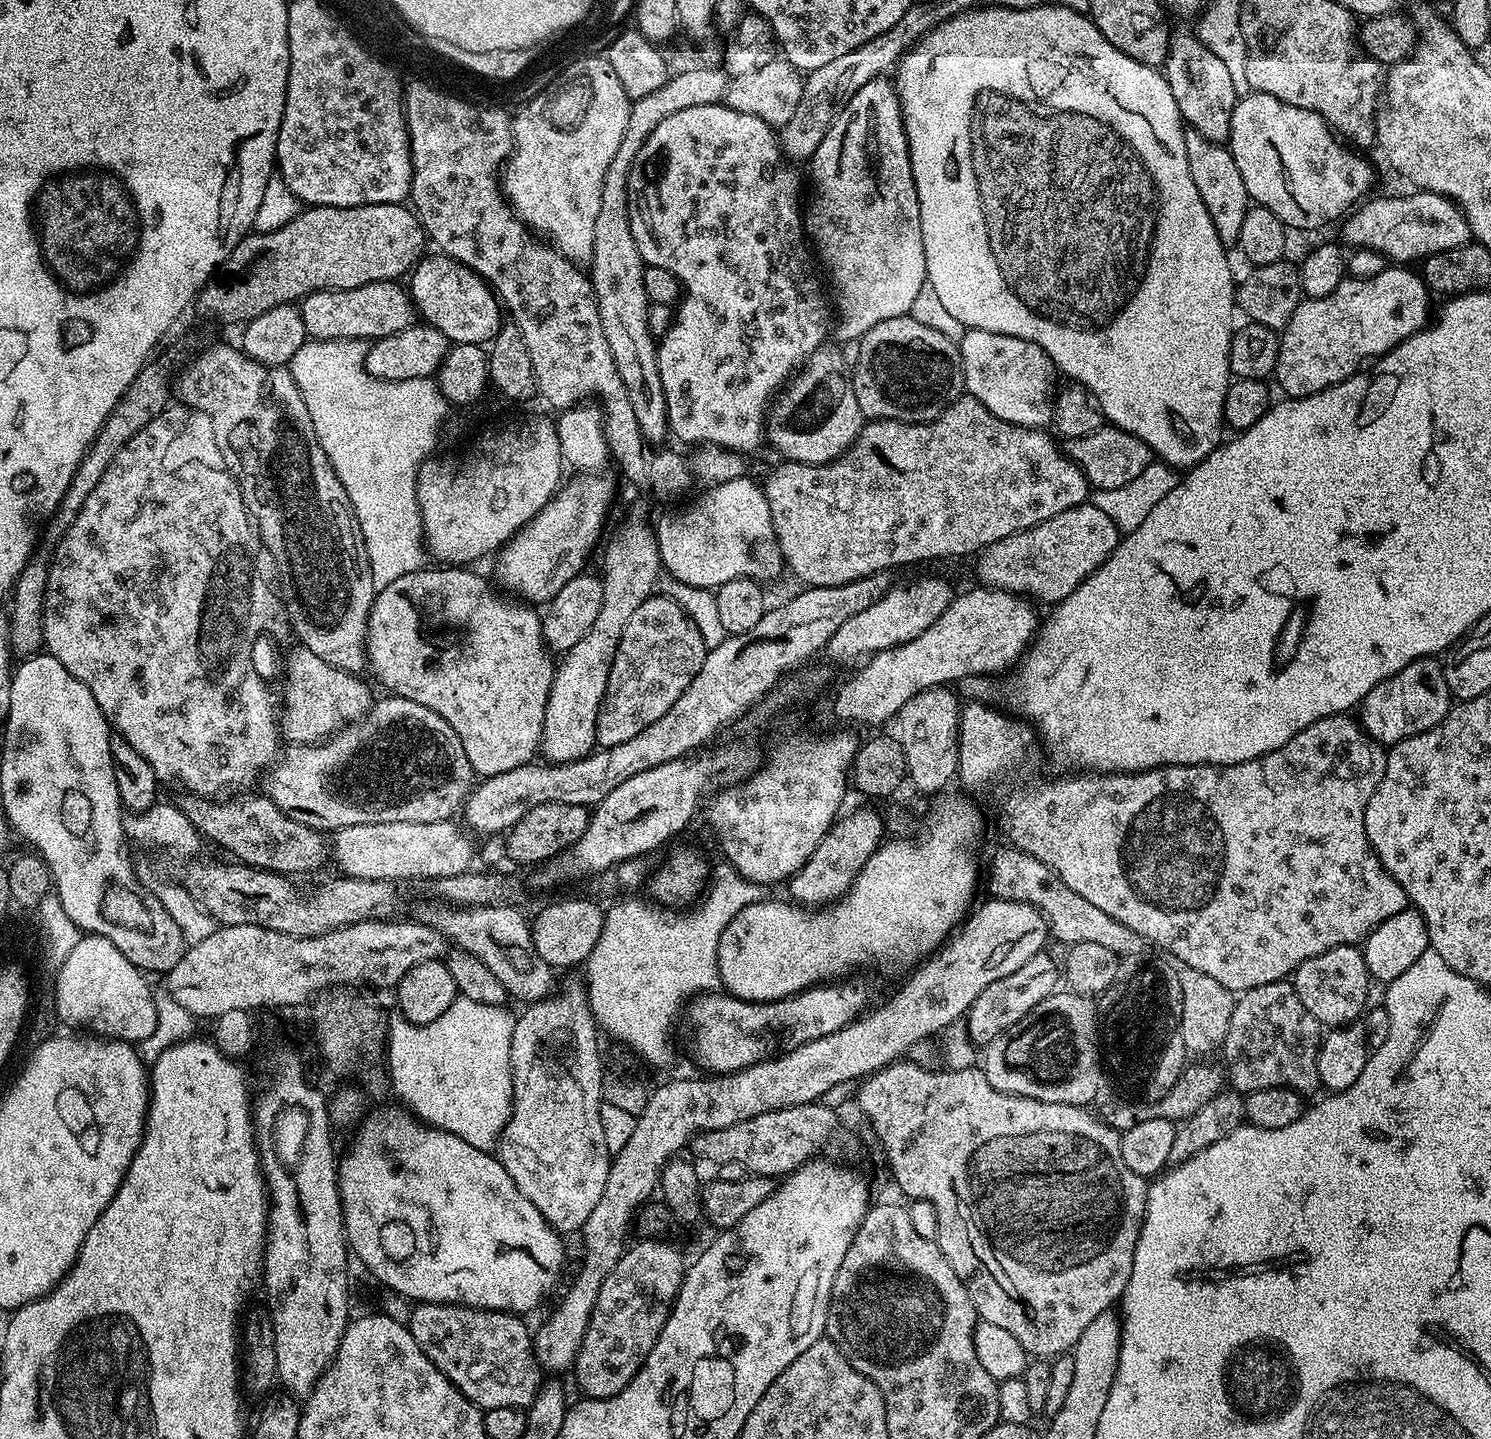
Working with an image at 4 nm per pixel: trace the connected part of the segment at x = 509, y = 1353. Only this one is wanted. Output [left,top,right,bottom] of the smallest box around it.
[407,1304,542,1410]

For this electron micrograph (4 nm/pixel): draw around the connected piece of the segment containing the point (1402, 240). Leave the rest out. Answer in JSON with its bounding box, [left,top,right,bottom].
[1343,190,1472,262]

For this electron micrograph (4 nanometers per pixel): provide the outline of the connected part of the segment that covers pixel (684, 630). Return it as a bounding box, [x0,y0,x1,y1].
[597,594,708,748]

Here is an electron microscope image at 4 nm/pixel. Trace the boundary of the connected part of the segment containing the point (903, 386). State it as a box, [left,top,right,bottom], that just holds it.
[850,314,965,424]

